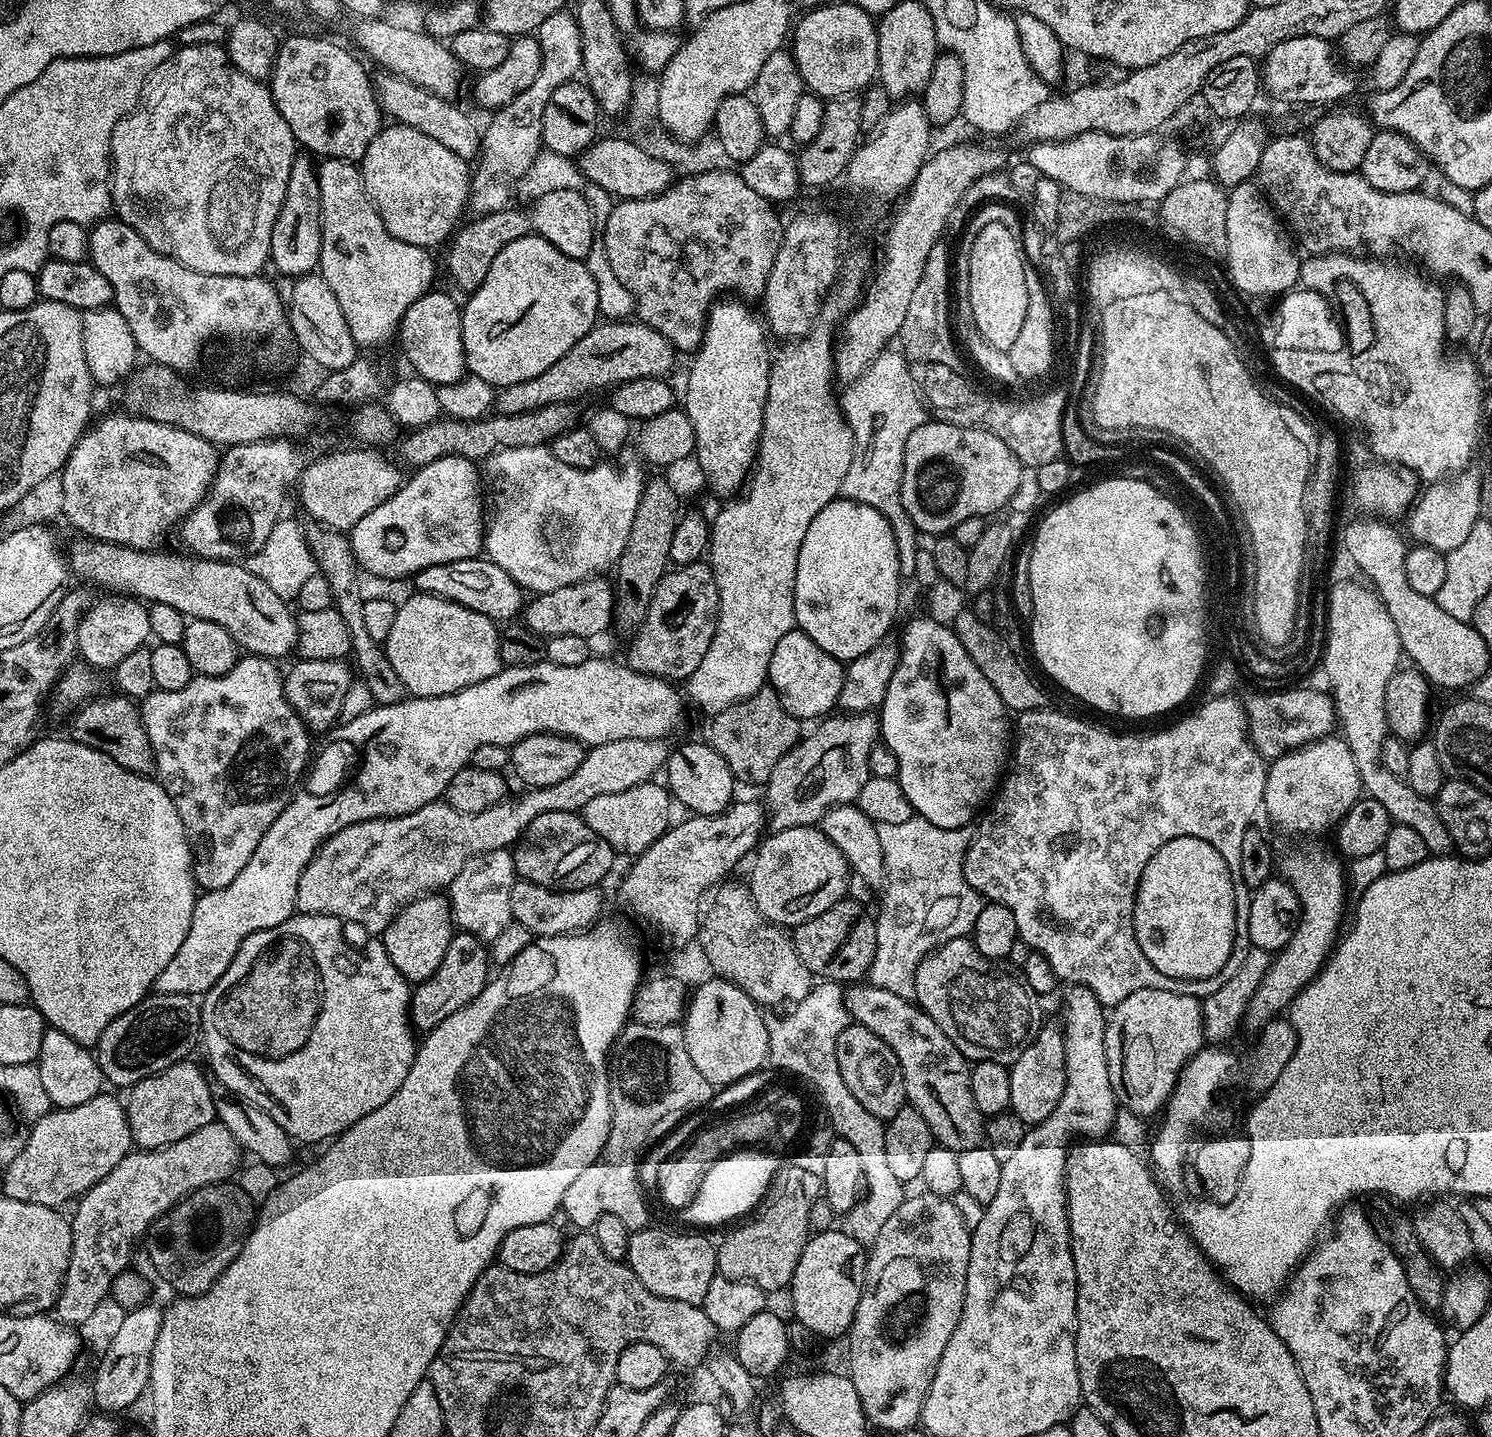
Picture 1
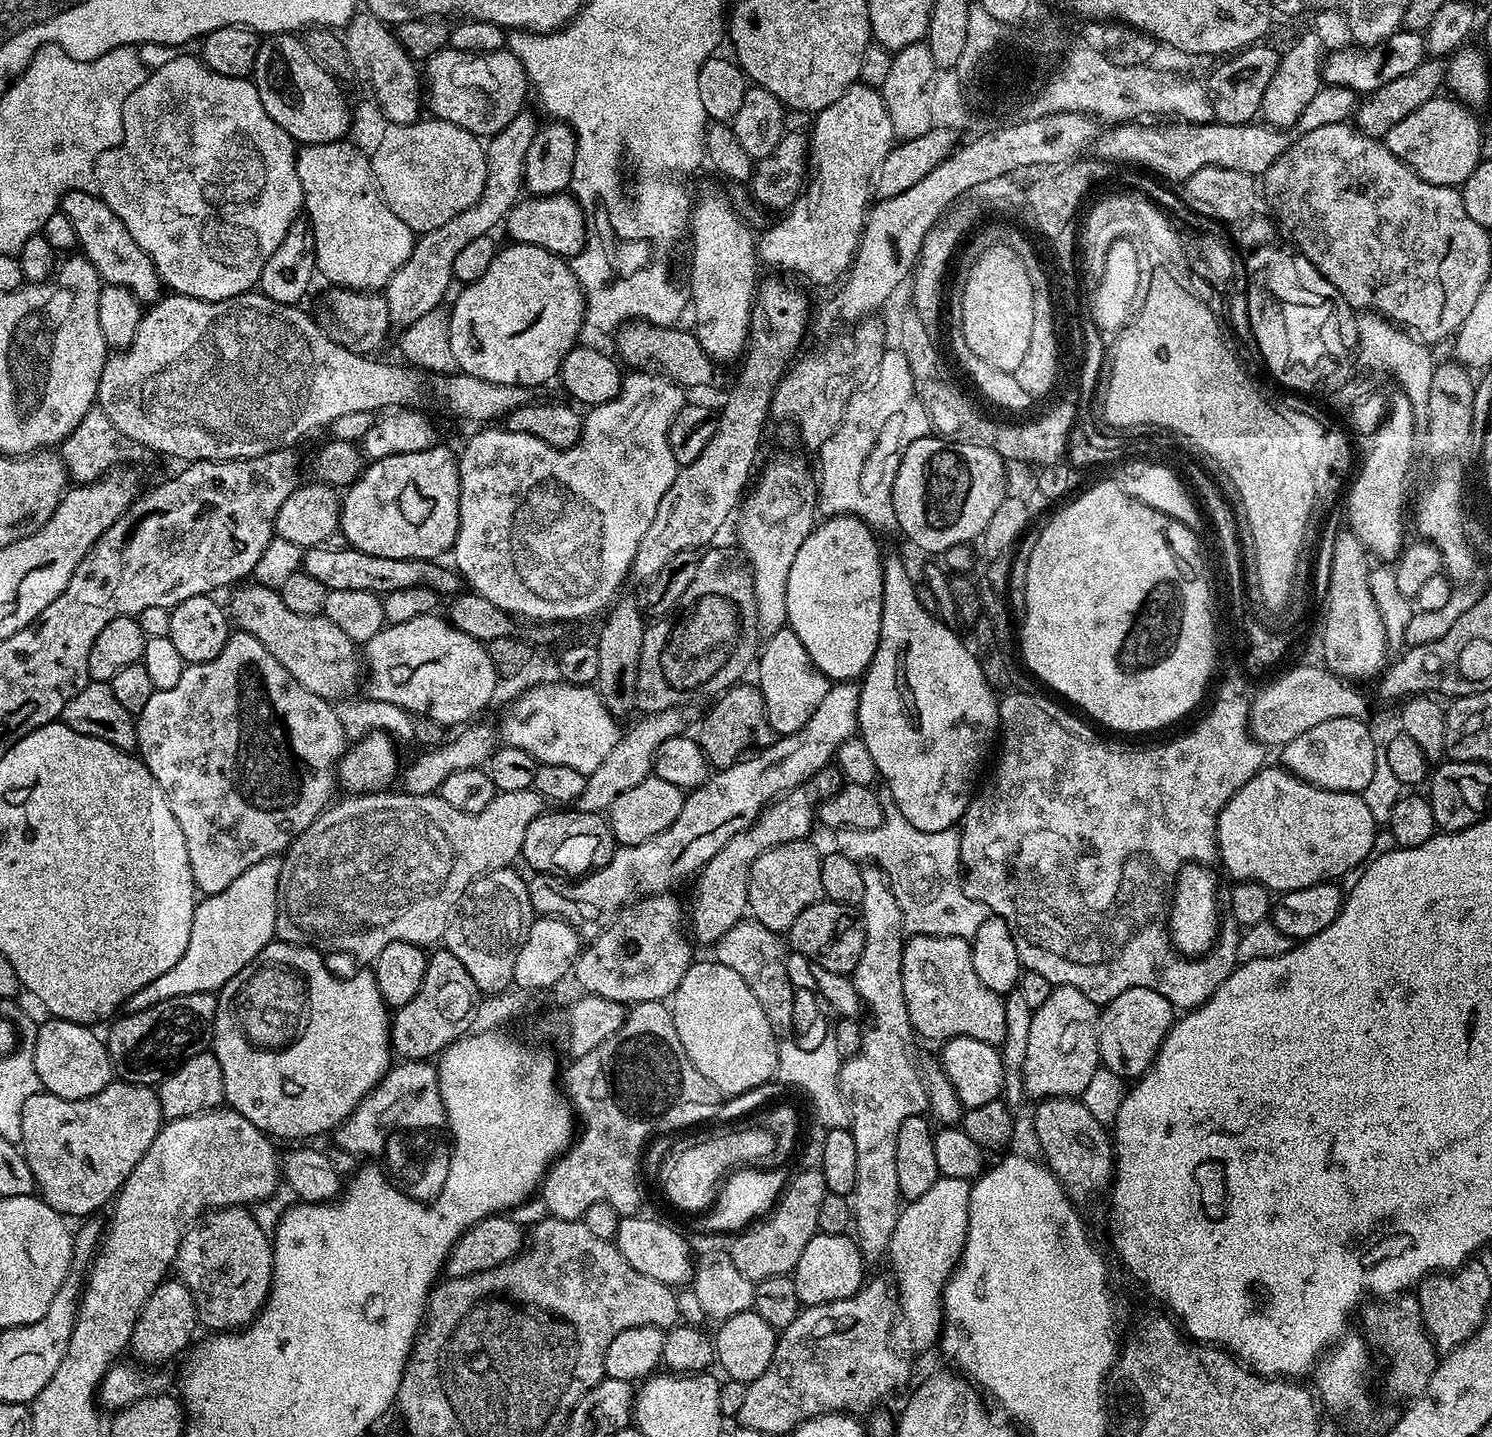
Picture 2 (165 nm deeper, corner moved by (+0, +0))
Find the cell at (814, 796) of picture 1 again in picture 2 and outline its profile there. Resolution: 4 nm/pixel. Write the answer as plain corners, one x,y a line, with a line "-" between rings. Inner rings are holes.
835,766
823,768
811,780
777,796
772,803
760,811
760,816
751,828
734,834
710,862
700,869
696,880
696,893
692,896
692,932
696,935
695,943
715,945
730,926
745,919
748,906
748,876
754,862
769,848
780,844
789,844
795,840
808,840
811,837
812,823
818,820
818,805
821,800
833,796
842,787
840,769

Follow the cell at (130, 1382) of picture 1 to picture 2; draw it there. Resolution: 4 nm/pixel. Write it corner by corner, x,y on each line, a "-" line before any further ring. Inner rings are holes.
179,1278
165,1279
142,1306
140,1317
134,1326
130,1352
144,1364
162,1364
174,1359
180,1351
183,1353
193,1343
192,1335
196,1328
198,1329
198,1317
190,1290

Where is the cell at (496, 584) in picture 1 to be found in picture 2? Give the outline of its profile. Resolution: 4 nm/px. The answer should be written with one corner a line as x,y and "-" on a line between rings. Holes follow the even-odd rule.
351,546
309,548
302,556
302,571
310,574
317,582
322,582
329,592
334,590
366,590
377,594
387,594
394,590
430,587
441,597
452,598
461,591
462,580
451,567
443,568
440,562
407,560
406,558
378,558
378,554
366,554

